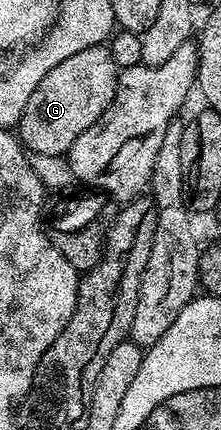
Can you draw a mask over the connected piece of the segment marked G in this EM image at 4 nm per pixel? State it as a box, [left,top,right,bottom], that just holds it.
[18,45,118,156]

